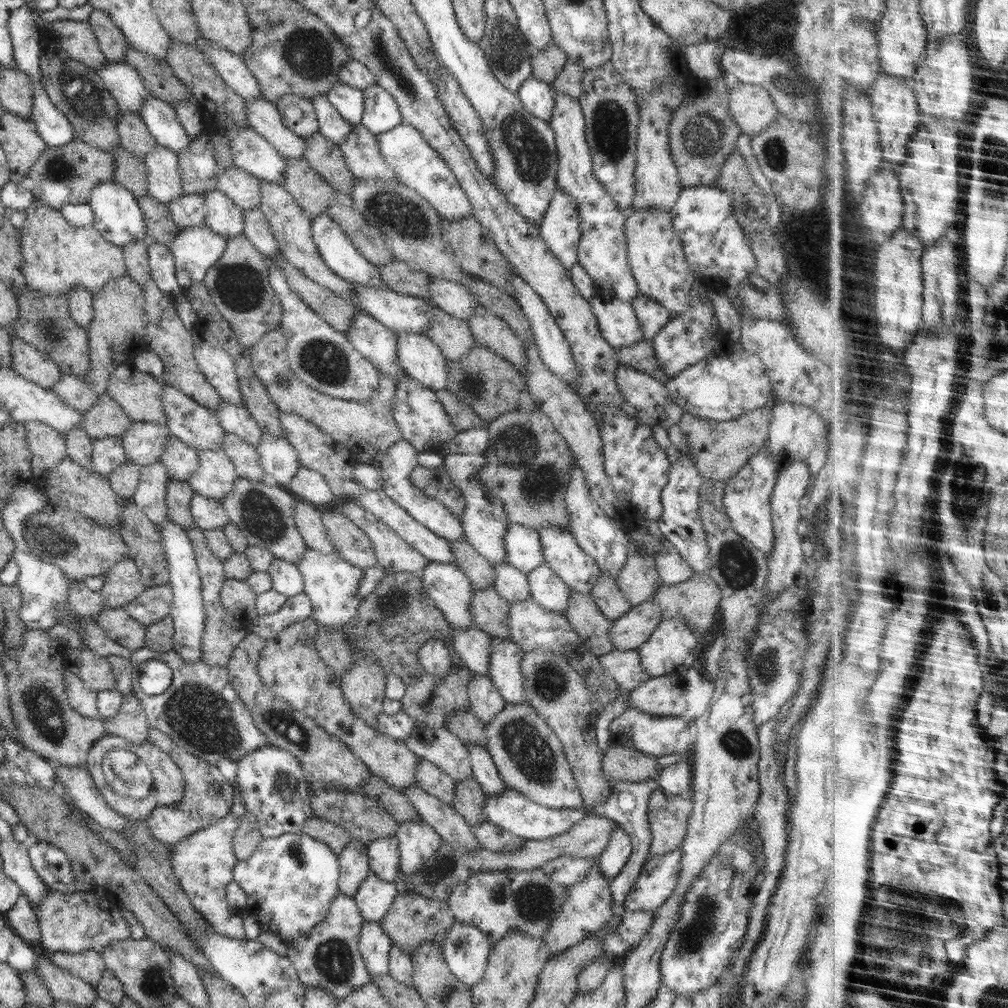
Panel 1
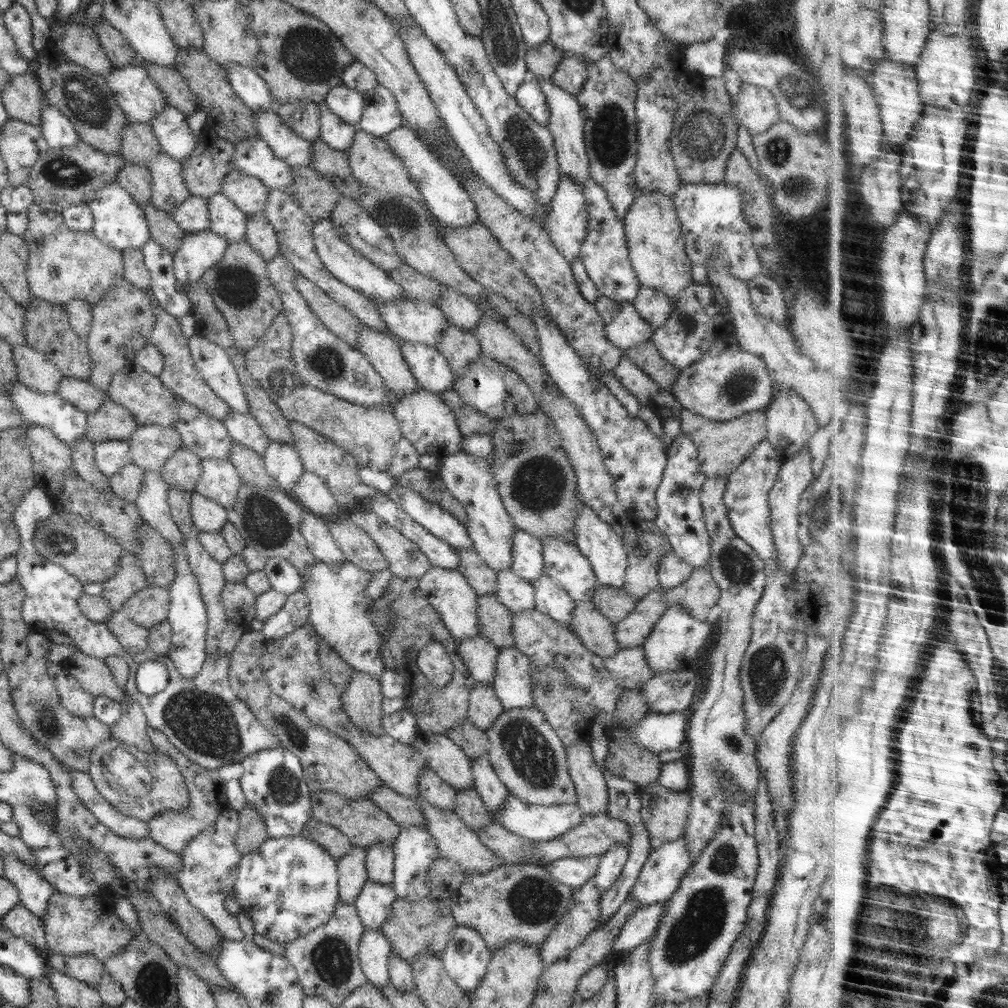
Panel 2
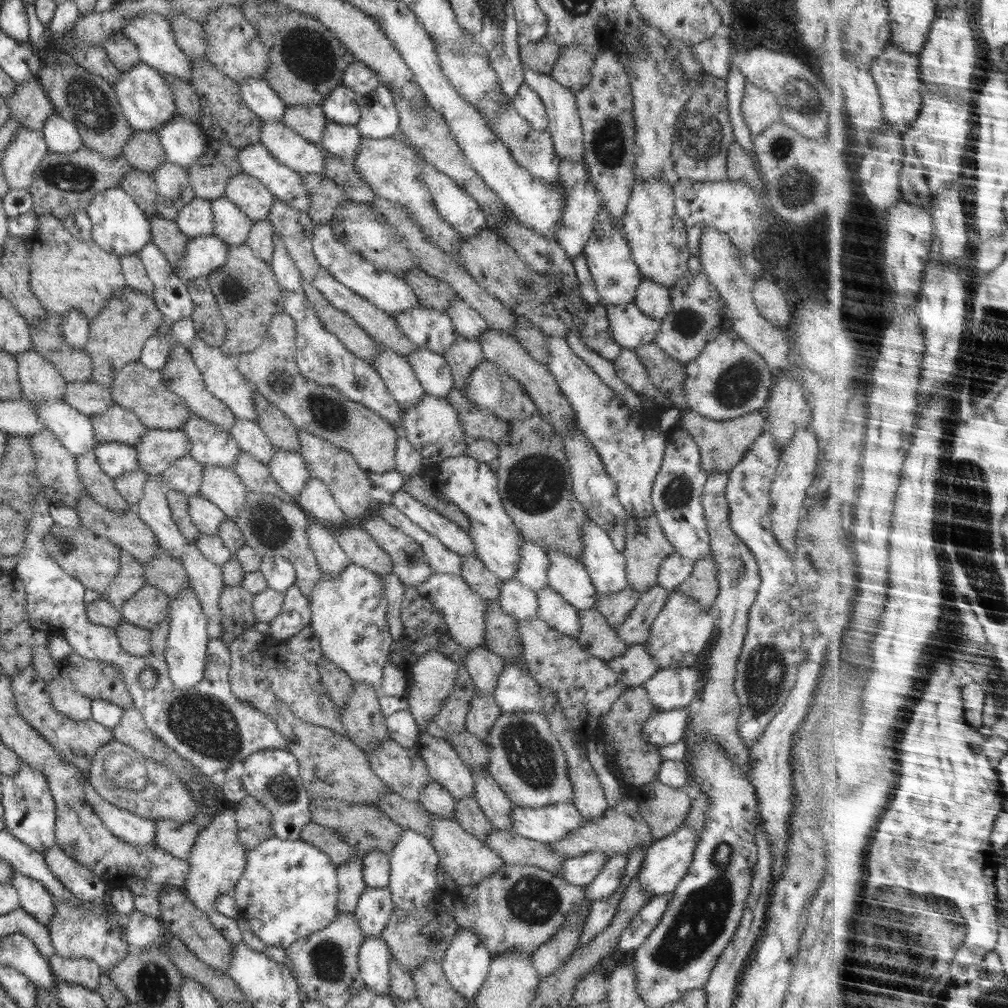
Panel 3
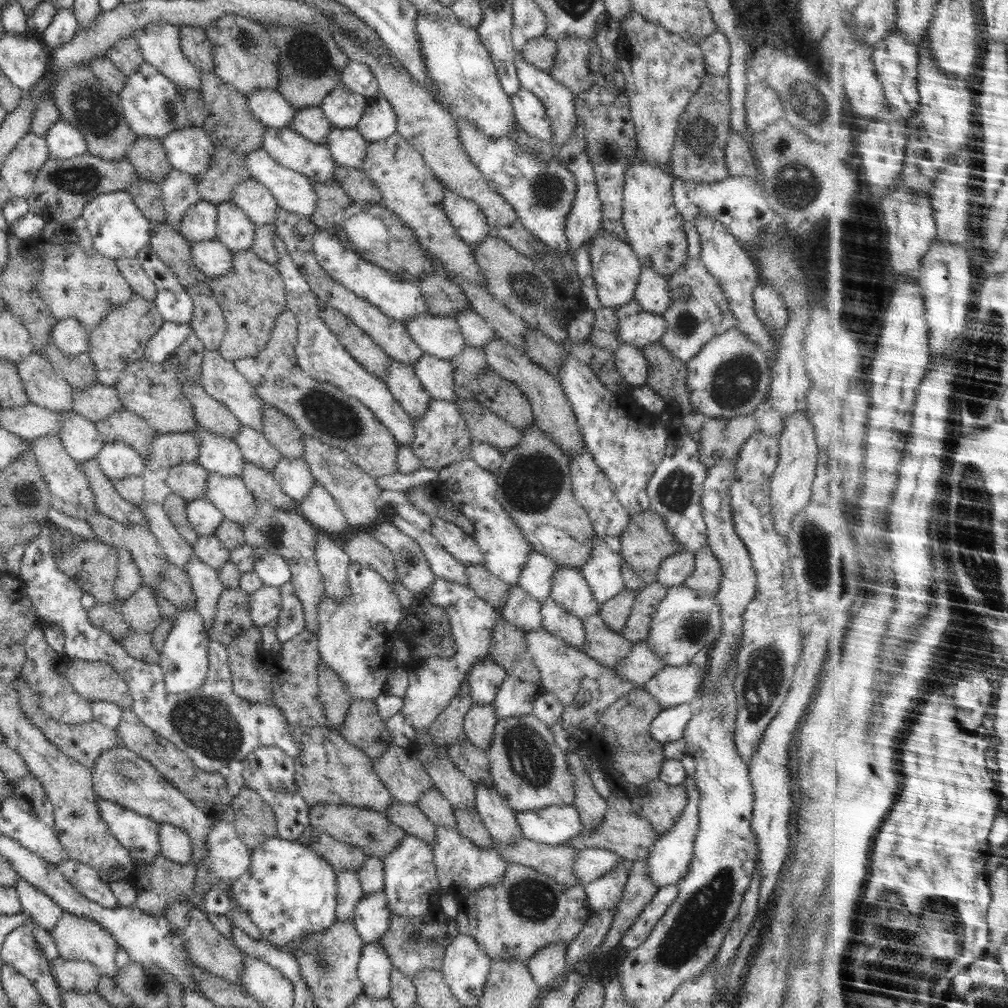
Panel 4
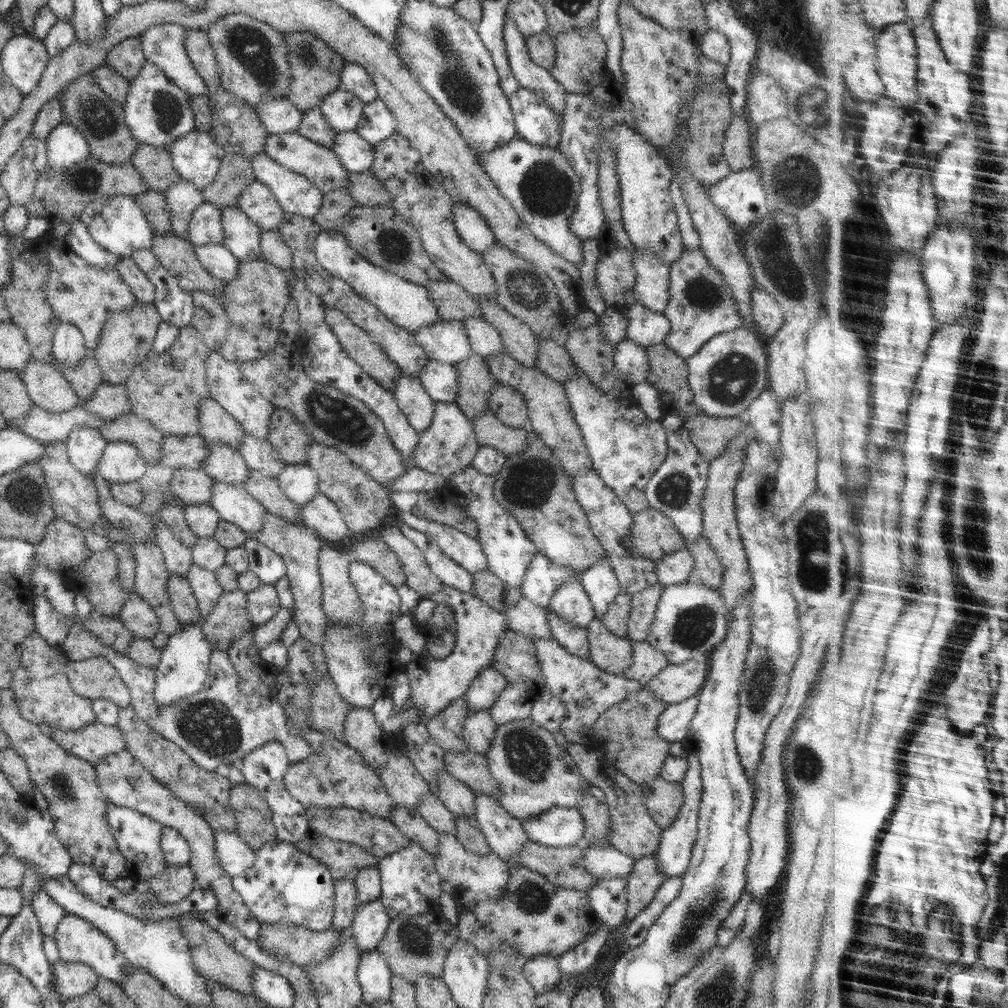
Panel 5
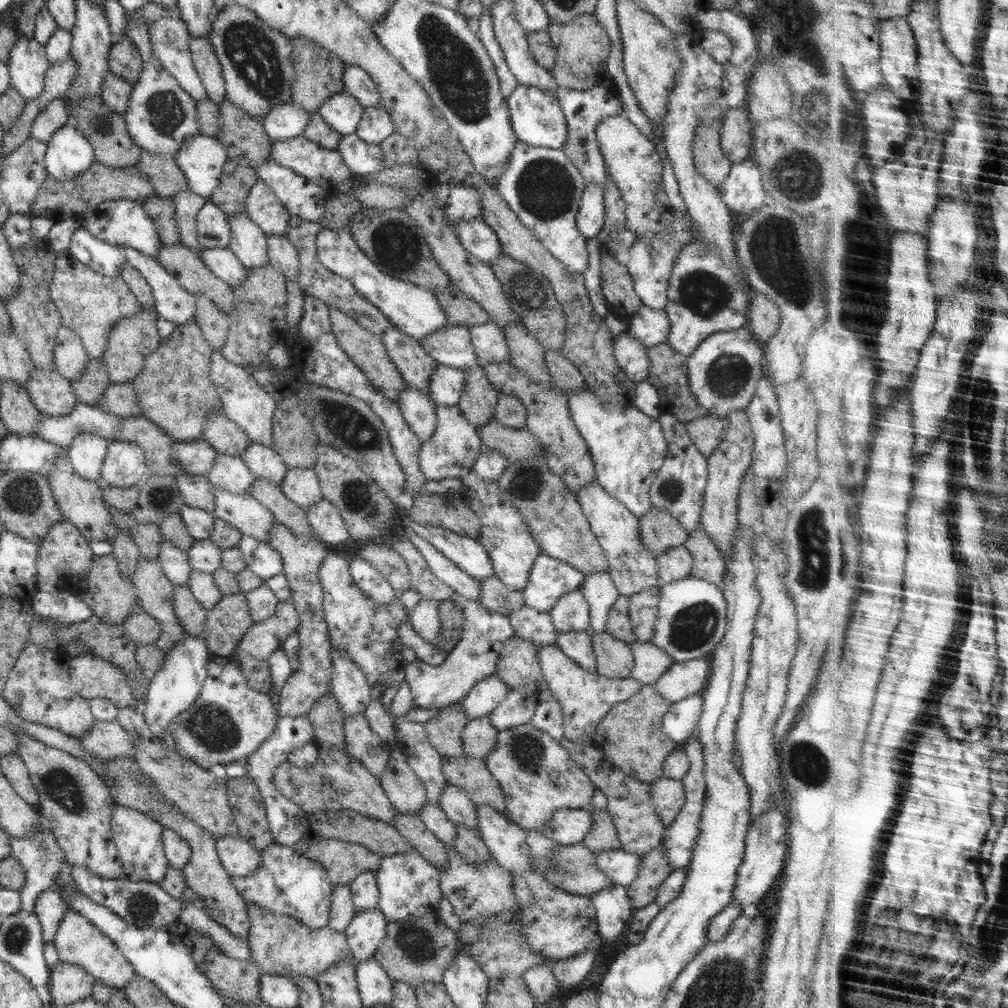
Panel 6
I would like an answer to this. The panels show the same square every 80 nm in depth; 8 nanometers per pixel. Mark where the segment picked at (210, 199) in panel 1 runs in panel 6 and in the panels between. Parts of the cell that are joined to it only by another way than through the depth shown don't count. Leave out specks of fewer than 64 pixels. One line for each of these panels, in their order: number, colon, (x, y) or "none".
2: (226, 220)
3: (231, 225)
4: (234, 229)
5: (241, 236)
6: (247, 241)

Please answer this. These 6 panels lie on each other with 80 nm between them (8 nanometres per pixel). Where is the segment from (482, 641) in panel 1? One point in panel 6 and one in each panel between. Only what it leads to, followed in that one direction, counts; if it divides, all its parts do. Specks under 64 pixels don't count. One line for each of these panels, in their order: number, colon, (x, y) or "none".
2: (479, 654)
3: (484, 666)
4: (486, 675)
5: (483, 692)
6: (485, 696)

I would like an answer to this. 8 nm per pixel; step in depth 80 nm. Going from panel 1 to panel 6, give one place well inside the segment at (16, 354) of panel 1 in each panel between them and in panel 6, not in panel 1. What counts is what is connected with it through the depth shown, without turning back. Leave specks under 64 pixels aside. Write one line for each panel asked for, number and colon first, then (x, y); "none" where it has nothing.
2: (34, 369)
3: (39, 379)
4: (43, 386)
5: (46, 386)
6: (50, 392)

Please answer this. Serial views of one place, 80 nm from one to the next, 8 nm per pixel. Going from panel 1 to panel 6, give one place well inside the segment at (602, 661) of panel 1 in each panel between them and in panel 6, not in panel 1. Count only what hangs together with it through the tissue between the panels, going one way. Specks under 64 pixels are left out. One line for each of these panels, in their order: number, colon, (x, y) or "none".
2: (629, 668)
3: (634, 667)
4: (641, 664)
5: (647, 662)
6: (650, 662)

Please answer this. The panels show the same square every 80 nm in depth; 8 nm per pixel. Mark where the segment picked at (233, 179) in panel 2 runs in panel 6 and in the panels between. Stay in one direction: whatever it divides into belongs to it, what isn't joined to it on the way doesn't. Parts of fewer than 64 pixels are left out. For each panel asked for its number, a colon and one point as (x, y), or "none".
3: (248, 194)
4: (252, 197)
5: (257, 201)
6: (262, 207)

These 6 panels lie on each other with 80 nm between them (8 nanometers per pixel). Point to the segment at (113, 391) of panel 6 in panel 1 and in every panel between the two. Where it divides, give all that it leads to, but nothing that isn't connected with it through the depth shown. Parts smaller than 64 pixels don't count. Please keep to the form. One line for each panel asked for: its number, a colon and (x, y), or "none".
1: (73, 390)
2: (81, 394)
3: (89, 398)
4: (95, 403)
5: (109, 401)

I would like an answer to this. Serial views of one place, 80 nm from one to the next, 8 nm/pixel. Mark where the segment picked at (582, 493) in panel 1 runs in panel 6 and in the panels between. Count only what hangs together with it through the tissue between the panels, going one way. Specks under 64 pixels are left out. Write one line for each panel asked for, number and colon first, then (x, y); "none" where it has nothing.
2: (595, 538)
3: (605, 564)
4: (603, 573)
5: (600, 583)
6: (600, 592)

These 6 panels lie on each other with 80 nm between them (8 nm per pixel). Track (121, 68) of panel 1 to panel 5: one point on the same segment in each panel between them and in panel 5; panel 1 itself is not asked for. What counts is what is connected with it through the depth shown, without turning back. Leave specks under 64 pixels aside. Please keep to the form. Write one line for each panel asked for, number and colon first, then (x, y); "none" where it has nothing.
2: (139, 97)
3: (148, 103)
4: (152, 106)
5: (157, 112)

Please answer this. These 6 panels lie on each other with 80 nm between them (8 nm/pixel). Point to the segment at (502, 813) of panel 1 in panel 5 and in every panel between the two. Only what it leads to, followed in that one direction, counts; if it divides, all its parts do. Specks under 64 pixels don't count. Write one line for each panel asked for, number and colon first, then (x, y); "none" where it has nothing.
2: (535, 822)
3: (550, 824)
4: (559, 824)
5: (560, 827)

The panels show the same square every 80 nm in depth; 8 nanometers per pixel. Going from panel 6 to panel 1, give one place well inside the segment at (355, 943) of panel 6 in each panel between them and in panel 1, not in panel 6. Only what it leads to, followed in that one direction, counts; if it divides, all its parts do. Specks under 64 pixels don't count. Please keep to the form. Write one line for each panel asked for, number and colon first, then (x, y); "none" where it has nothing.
1: (374, 897)
2: (374, 903)
3: (375, 906)
4: (371, 919)
5: (371, 920)

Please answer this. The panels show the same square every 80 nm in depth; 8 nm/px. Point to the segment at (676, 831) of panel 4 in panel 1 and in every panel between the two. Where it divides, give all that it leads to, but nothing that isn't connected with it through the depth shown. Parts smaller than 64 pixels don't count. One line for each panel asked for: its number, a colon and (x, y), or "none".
1: (657, 880)
2: (661, 874)
3: (667, 860)

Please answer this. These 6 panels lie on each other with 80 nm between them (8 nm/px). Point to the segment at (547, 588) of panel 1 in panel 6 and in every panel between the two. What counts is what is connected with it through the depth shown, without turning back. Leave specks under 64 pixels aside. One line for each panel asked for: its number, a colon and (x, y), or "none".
2: (551, 599)
3: (557, 613)
4: (560, 622)
5: (573, 638)
6: (578, 646)

